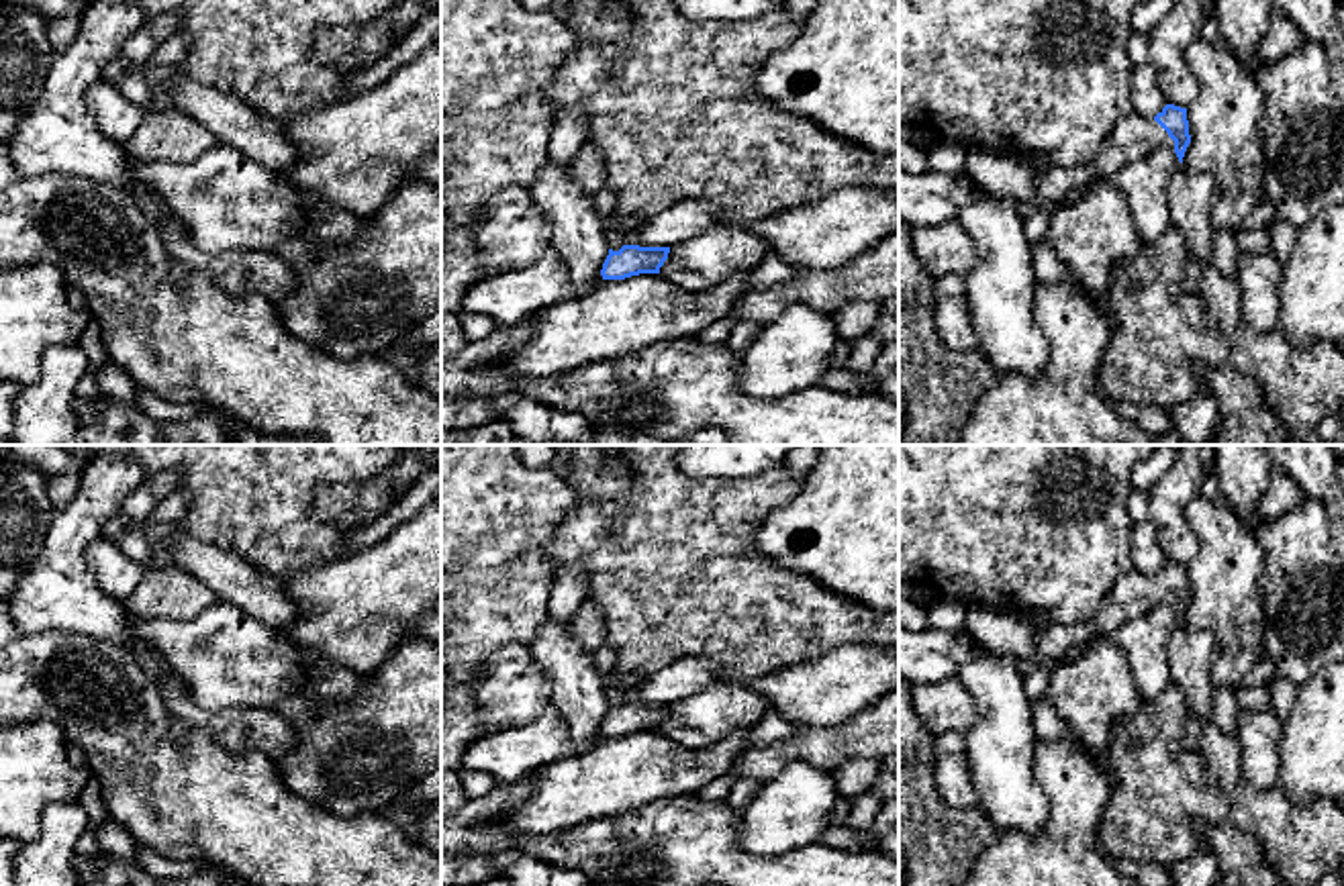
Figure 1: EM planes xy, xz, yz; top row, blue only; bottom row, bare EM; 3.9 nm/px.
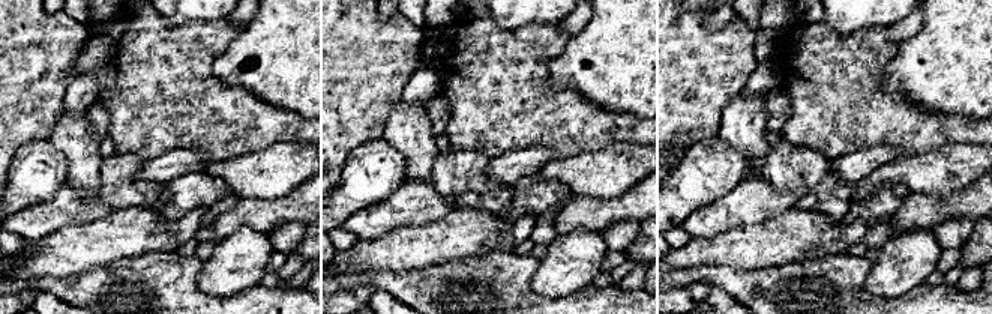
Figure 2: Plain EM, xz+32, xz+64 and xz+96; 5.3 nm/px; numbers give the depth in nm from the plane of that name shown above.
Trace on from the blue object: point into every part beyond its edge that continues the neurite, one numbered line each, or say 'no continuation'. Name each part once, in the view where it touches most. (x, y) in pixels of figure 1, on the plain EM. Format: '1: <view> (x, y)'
1: yz (1134, 595)

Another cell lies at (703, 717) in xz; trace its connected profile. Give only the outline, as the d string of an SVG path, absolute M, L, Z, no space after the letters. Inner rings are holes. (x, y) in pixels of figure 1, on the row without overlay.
M721 682L672 702L660 733L688 749L703 749L733 731L750 731L770 708L748 686Z

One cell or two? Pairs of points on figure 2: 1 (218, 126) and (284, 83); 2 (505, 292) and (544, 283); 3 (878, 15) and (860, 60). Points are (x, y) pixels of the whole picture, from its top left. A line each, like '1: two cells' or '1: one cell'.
1: two cells
2: two cells
3: two cells

